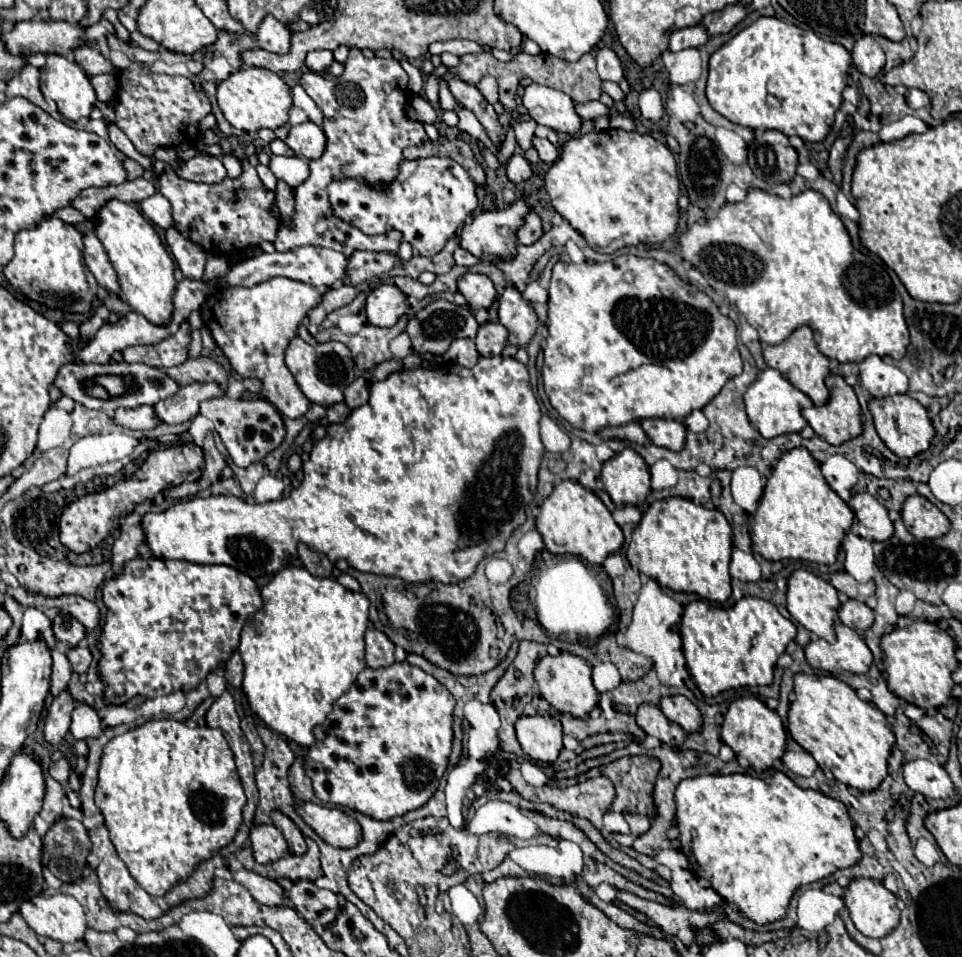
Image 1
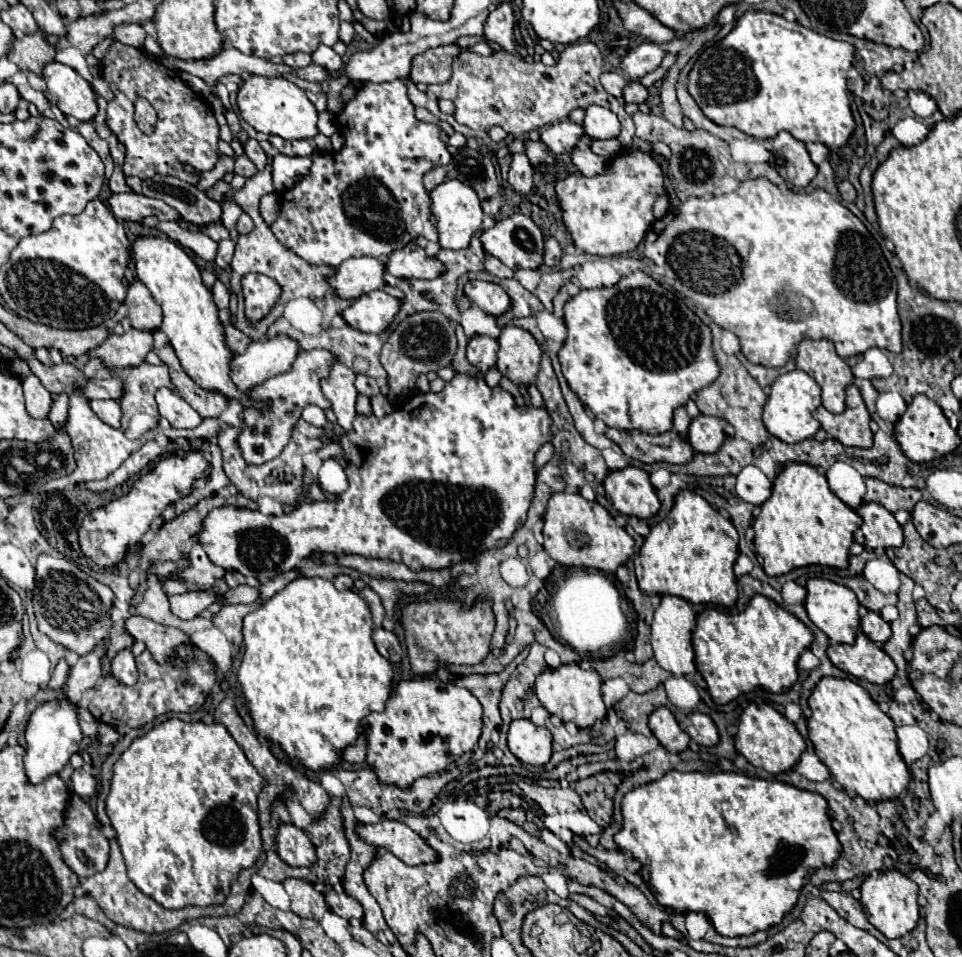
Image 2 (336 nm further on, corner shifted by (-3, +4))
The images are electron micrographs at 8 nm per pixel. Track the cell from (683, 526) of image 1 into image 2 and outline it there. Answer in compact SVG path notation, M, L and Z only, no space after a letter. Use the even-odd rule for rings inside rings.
M679 490L669 514L651 528L635 558L635 574L645 594L671 594L693 604L731 608L737 602L733 564L739 556L733 522L711 508L699 494Z

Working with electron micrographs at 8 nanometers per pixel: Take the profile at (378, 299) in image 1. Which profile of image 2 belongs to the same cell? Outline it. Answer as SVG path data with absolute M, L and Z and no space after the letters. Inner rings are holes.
M371 290L343 310L345 322L361 332L383 332L399 312L401 302L383 290Z

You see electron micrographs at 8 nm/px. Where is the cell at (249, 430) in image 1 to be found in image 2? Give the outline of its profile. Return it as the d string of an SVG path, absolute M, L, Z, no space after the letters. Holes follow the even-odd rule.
M309 350L299 352L299 356L293 362L293 368L285 374L279 374L275 378L269 378L249 390L249 398L253 402L261 404L261 410L257 408L243 408L243 430L237 436L237 444L241 450L241 456L247 464L259 466L275 456L281 454L281 450L289 444L291 432L301 418L301 410L305 404L317 404L319 408L329 408L329 400L323 396L319 380L327 376L327 368L335 362L335 356L327 350Z

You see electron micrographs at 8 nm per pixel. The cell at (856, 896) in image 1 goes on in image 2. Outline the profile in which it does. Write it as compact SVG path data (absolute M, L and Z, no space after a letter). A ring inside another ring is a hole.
M897 870L883 872L877 878L865 878L861 884L861 906L867 914L867 920L887 938L901 938L911 932L919 920L919 904L917 904L917 884L909 880L905 874Z

